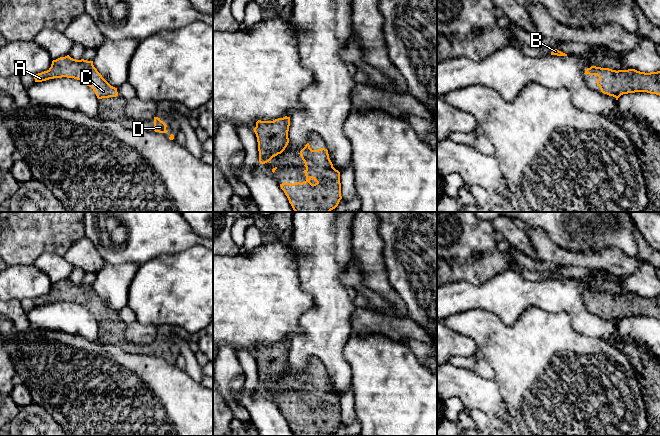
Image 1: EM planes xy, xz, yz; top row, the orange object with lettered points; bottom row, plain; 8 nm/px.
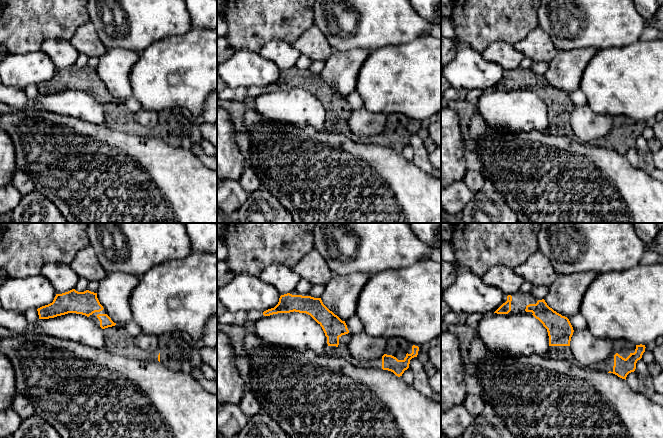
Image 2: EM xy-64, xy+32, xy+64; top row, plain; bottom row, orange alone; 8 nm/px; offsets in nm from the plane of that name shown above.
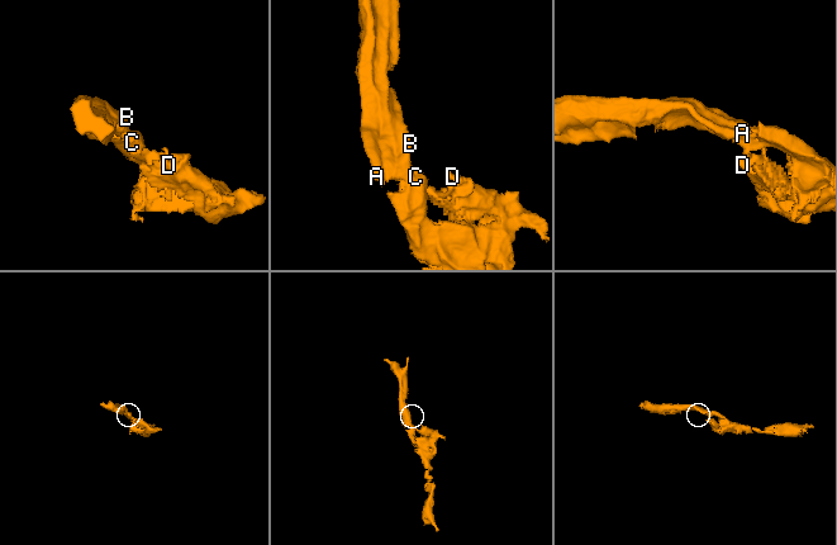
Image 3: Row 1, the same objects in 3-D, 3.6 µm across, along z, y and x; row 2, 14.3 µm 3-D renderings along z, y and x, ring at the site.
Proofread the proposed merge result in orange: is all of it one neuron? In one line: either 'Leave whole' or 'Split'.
Leave whole

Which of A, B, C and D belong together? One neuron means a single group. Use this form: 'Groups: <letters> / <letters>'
Groups: A B C D

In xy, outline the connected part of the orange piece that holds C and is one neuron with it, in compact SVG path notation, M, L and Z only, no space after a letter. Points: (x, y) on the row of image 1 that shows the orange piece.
M69 55L52 61L51 67L34 75L35 82L54 78L74 78L91 87L98 99L118 96L117 88L111 86L97 71L93 61L76 60Z

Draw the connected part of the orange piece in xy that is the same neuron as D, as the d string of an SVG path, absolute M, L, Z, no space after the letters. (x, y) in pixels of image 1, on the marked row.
M154 117L154 131L159 133L167 133L167 125L158 117Z

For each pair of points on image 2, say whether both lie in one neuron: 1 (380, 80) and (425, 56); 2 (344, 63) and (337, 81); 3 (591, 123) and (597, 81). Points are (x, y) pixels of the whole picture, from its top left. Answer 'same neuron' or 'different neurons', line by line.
1: same neuron
2: same neuron
3: different neurons

